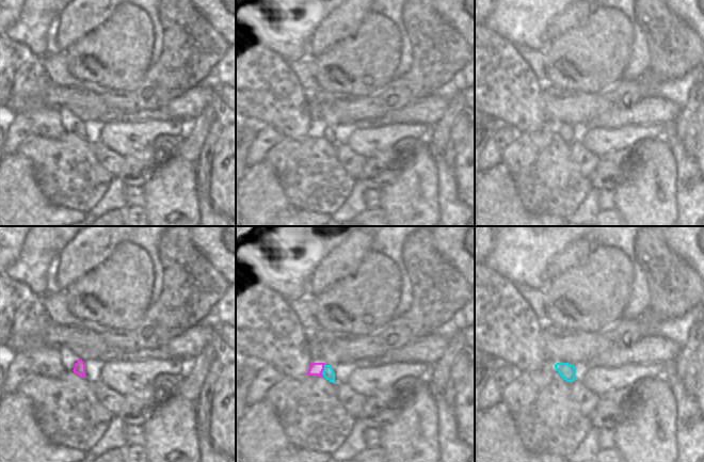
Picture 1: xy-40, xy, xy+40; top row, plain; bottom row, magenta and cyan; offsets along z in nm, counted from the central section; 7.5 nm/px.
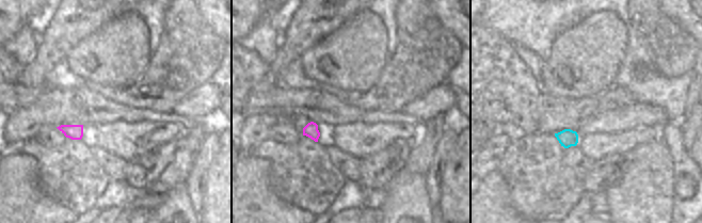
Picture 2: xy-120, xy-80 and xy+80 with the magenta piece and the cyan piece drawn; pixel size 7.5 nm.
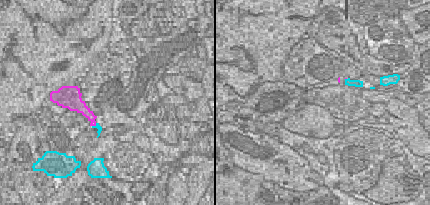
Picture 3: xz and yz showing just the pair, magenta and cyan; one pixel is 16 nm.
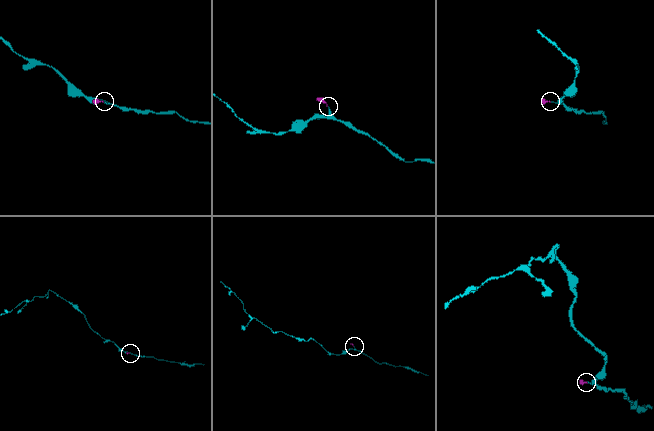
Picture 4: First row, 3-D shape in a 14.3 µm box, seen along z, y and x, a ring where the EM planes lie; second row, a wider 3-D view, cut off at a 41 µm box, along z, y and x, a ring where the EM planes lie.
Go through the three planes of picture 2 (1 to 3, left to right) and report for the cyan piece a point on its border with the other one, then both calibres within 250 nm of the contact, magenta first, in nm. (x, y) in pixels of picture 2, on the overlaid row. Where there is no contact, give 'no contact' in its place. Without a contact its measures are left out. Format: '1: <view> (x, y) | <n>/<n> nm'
1: no contact
2: no contact
3: no contact

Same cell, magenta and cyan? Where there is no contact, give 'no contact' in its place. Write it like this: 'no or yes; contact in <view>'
yes; contact in xy

